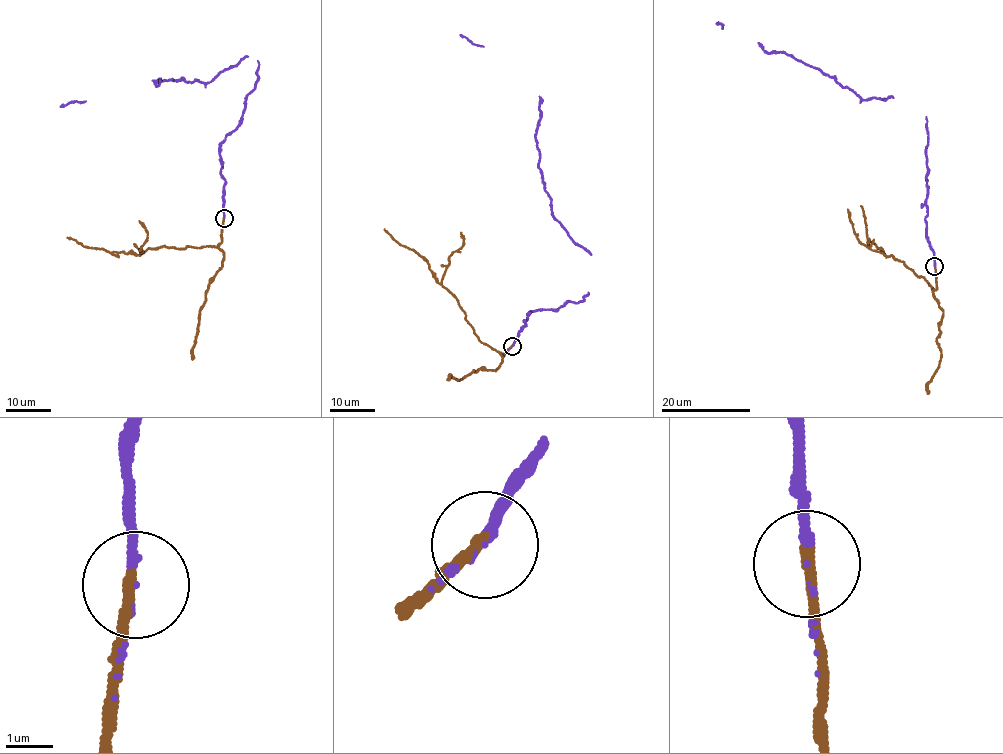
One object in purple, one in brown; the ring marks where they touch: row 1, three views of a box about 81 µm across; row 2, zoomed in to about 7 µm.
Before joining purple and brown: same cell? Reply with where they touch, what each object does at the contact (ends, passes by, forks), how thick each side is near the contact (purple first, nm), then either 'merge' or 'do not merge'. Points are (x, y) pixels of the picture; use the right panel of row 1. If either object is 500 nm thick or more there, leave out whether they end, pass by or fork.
place (934, 266); purple passes by; brown ends; calibres 120 and 240 nm; merge

